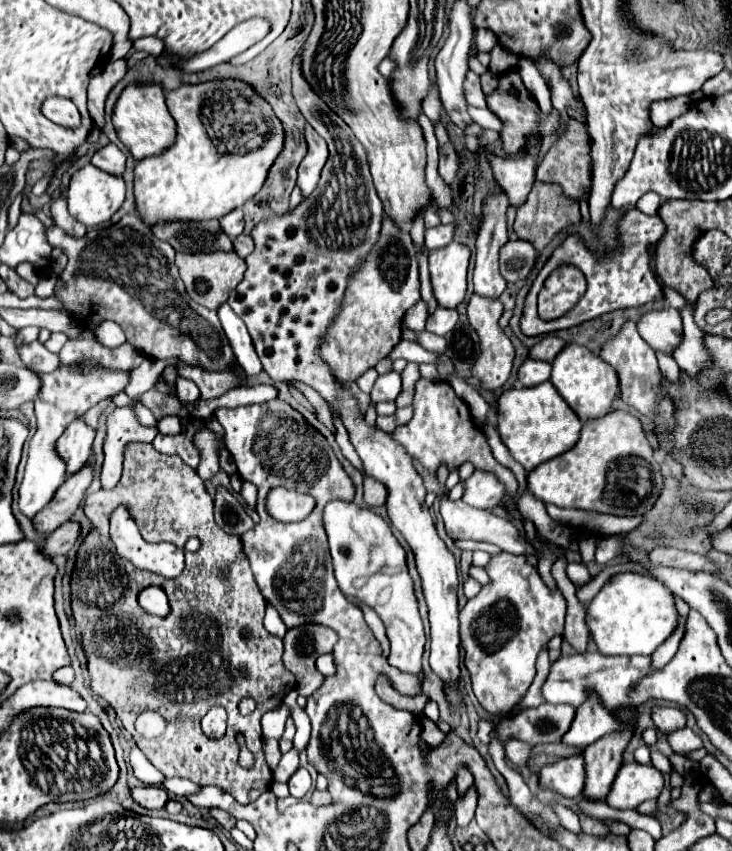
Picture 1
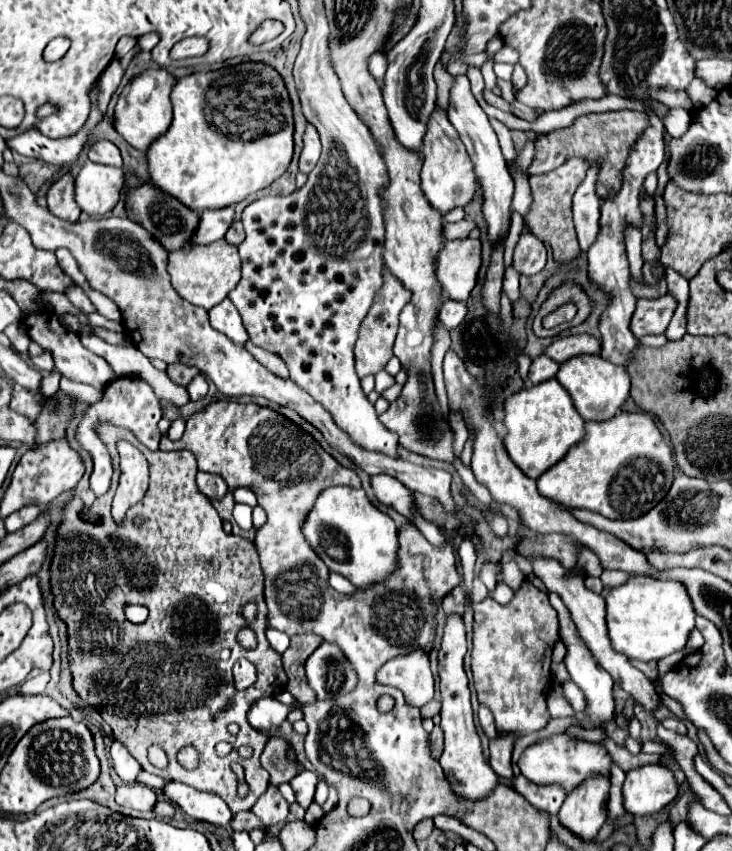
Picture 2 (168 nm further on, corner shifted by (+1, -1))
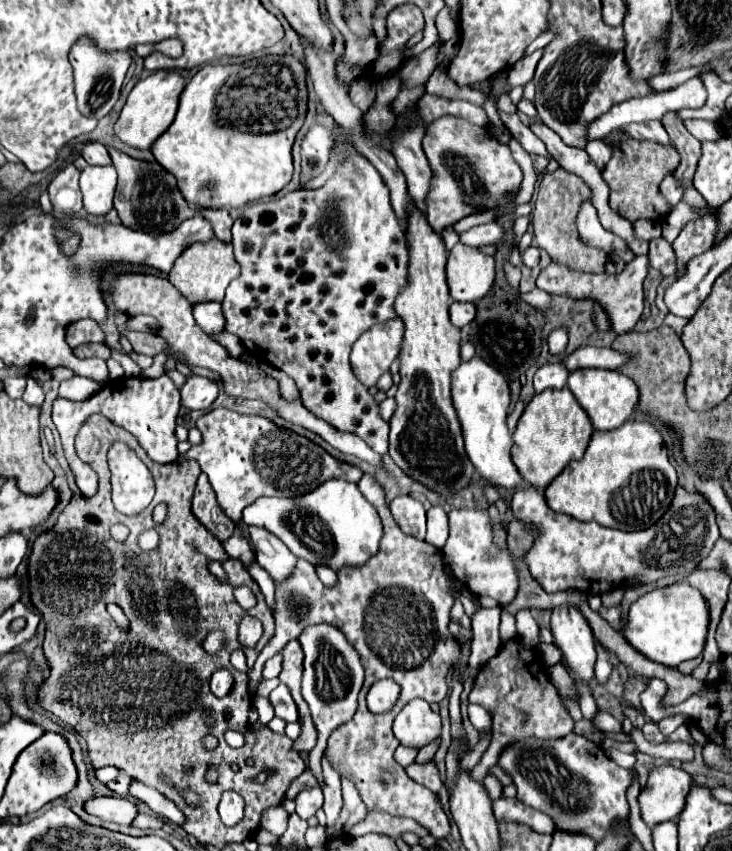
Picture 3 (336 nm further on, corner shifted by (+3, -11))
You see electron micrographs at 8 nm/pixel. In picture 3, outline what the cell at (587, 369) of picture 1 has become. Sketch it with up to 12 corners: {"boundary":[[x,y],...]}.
{"boundary":[[574,370],[568,388],[596,430],[620,428],[640,396],[618,370]]}

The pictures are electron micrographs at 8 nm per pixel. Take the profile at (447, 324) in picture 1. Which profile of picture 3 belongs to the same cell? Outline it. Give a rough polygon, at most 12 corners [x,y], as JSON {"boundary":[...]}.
{"boundary":[[450,304],[450,320],[458,328],[472,322],[474,304]]}

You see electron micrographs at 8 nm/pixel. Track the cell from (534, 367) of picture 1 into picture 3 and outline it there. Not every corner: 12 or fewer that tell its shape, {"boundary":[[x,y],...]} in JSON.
{"boundary":[[544,364],[534,374],[534,390],[564,388],[570,370]]}

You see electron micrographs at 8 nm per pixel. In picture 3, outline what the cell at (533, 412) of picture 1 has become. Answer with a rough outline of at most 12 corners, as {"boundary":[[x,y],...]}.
{"boundary":[[568,388],[534,394],[512,460],[538,490],[594,428]]}

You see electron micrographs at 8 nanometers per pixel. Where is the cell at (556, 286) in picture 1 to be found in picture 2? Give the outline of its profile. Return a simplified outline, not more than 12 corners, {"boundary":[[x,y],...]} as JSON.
{"boundary":[[574,302],[558,306],[542,320],[544,328],[570,322],[576,314]]}

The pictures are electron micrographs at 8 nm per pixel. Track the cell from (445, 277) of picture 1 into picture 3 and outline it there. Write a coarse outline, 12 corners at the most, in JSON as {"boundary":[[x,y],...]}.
{"boundary":[[458,242],[446,276],[454,302],[478,302],[494,284],[494,258]]}

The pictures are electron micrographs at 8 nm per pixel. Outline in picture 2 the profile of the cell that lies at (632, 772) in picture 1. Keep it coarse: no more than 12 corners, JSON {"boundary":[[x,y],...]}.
{"boundary":[[662,764],[626,772],[624,808],[634,816],[662,810],[678,794]]}

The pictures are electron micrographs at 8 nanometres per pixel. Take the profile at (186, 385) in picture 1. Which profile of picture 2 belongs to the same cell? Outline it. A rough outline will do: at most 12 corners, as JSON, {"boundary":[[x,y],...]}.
{"boundary":[[198,374],[188,384],[190,400],[202,400],[208,392],[208,382]]}

